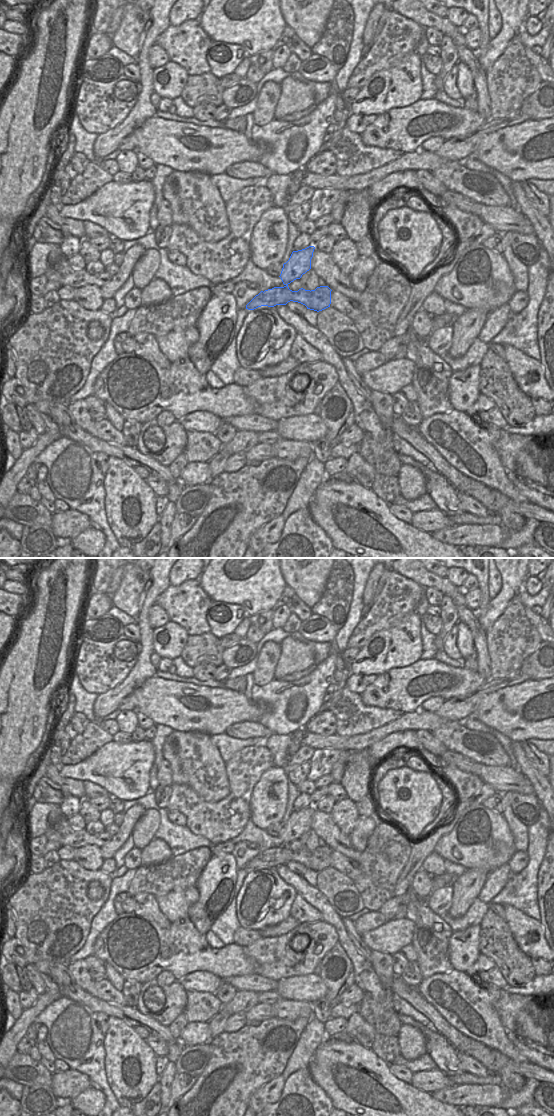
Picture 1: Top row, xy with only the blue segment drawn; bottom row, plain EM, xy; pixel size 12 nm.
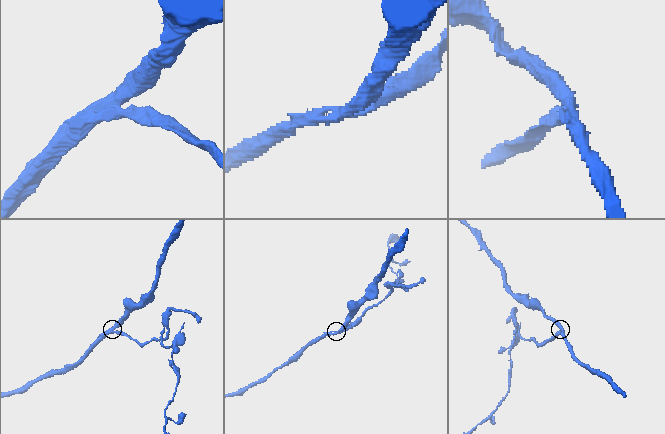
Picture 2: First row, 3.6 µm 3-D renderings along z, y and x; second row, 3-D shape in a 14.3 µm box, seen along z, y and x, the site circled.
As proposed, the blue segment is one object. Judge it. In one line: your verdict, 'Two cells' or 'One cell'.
Two cells.

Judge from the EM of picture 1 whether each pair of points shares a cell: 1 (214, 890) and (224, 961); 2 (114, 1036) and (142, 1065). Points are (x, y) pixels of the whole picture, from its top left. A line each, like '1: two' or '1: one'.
1: two
2: one

